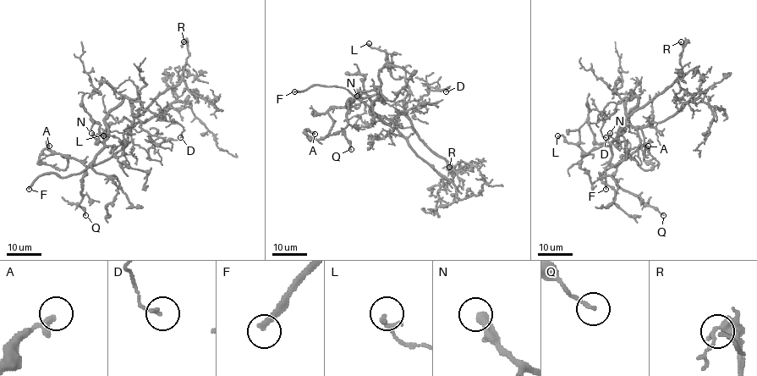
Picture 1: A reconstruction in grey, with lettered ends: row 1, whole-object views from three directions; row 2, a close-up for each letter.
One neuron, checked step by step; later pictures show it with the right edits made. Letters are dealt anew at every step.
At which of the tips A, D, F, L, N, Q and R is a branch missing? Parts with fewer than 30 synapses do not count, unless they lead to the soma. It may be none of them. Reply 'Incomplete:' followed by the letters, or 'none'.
Incomplete: F, N

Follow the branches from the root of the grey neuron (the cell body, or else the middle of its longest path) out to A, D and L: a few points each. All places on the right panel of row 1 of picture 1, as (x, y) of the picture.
A: (641, 131), (644, 143), (612, 165), (625, 156), (650, 169), (654, 166), (644, 160), (648, 146)
D: (641, 131), (634, 128), (628, 118), (627, 97), (604, 119), (600, 131), (606, 137)
L: (641, 131), (644, 143), (613, 165), (610, 163), (609, 146), (594, 147), (581, 157), (578, 146), (557, 135)

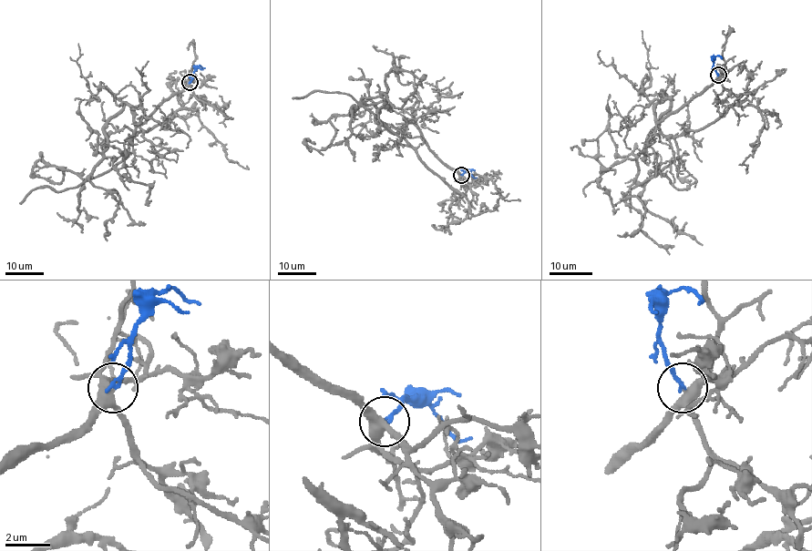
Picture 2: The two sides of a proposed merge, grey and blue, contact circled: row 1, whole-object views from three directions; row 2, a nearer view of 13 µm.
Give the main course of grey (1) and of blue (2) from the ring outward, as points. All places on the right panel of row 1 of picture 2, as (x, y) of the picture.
1: (718, 76), (656, 124), (678, 157), (639, 183), (654, 171), (685, 188), (683, 159)
2: (718, 75), (714, 58), (721, 58)

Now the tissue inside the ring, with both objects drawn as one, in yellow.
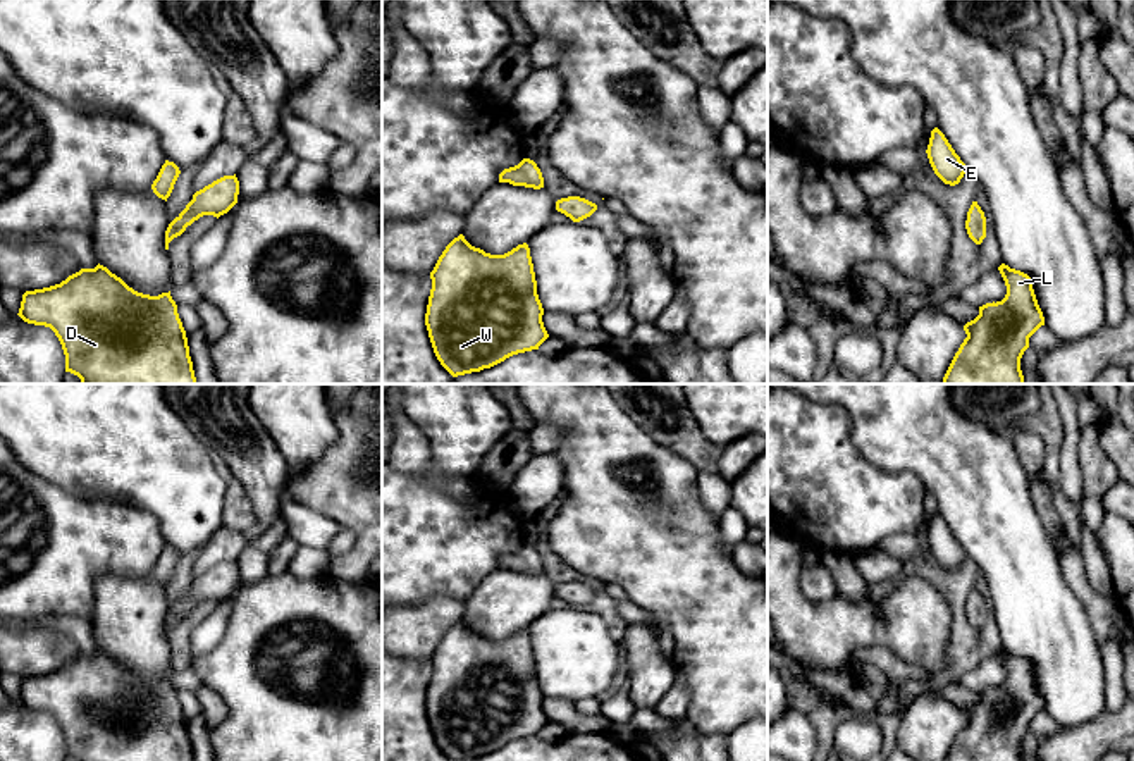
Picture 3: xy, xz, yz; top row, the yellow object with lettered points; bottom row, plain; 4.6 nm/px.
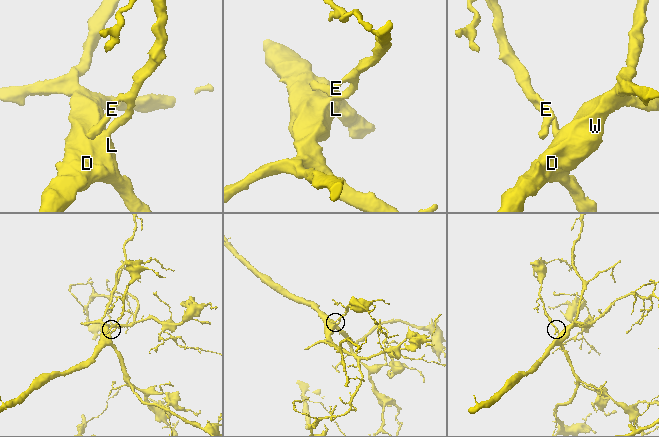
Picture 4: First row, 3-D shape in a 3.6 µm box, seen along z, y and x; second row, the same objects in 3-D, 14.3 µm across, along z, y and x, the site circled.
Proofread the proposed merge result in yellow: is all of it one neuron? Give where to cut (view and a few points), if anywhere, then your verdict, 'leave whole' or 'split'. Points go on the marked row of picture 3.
no cut; leave whole

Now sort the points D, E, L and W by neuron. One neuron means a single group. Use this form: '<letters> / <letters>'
D E L W

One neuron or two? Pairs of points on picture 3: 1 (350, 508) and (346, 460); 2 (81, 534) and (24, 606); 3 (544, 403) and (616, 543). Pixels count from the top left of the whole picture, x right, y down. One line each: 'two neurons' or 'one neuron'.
1: one neuron
2: one neuron
3: one neuron

